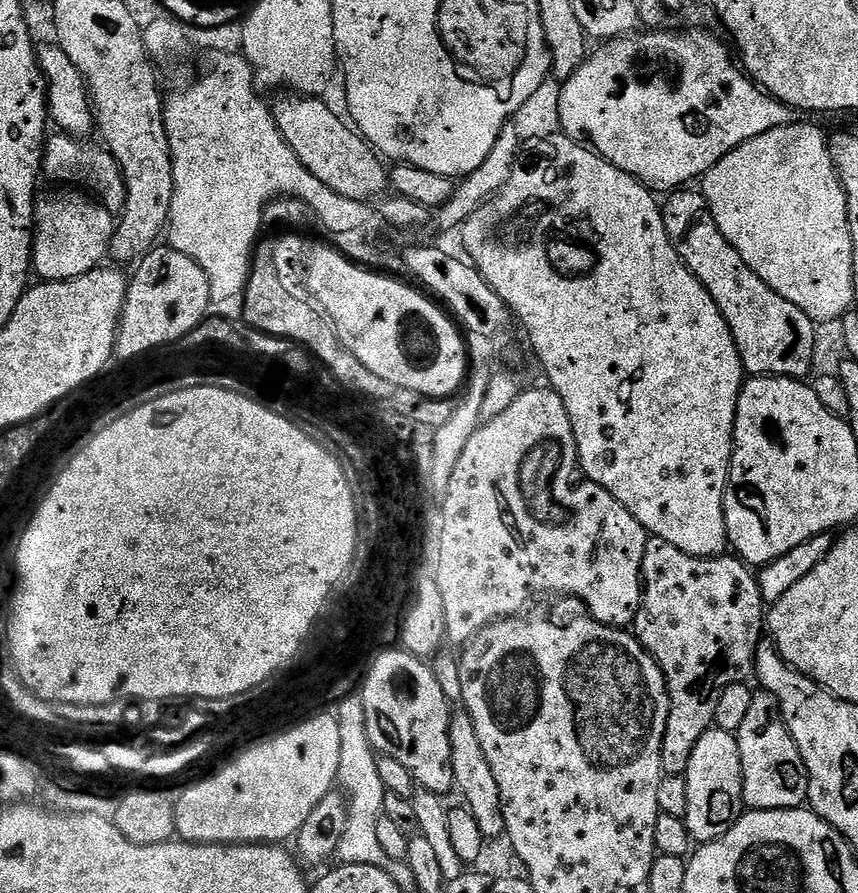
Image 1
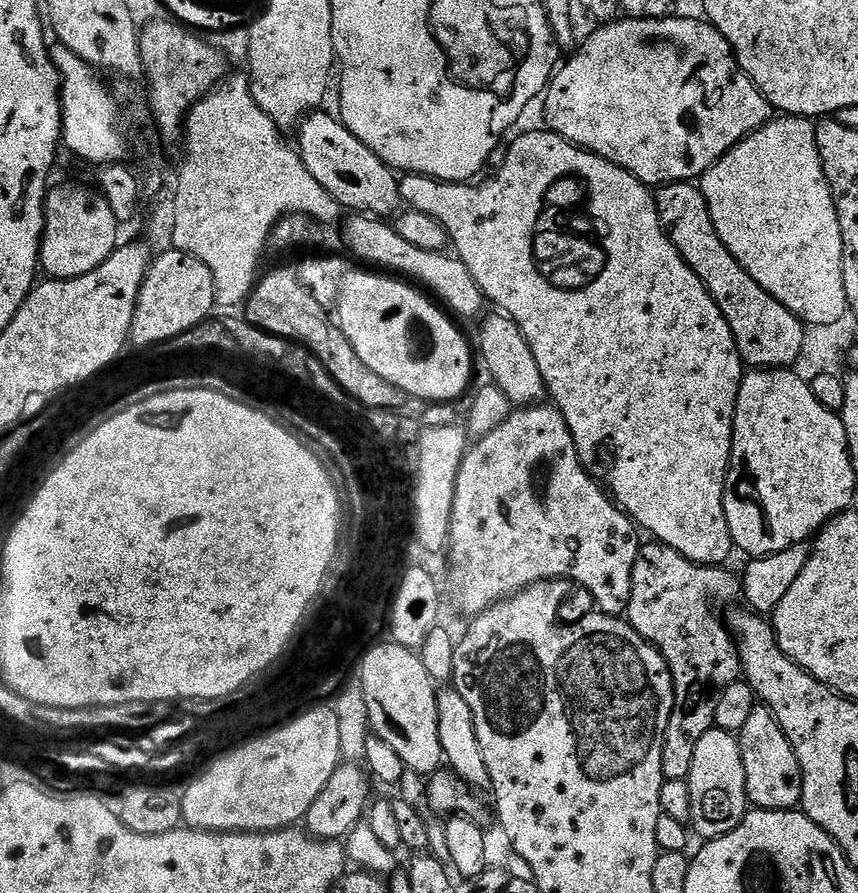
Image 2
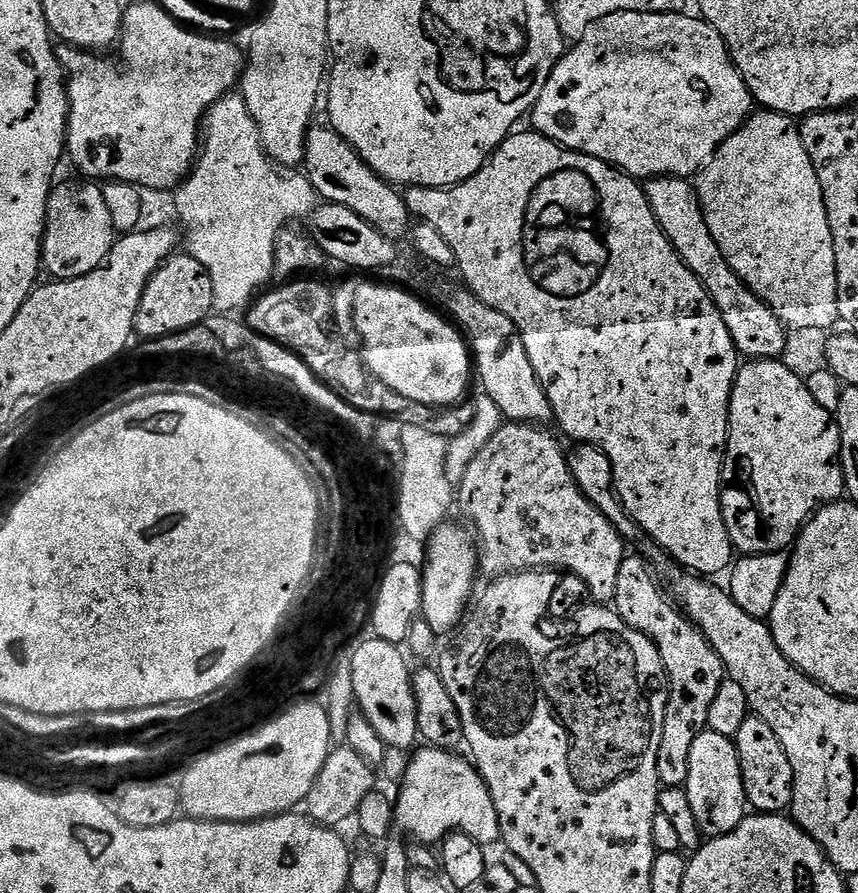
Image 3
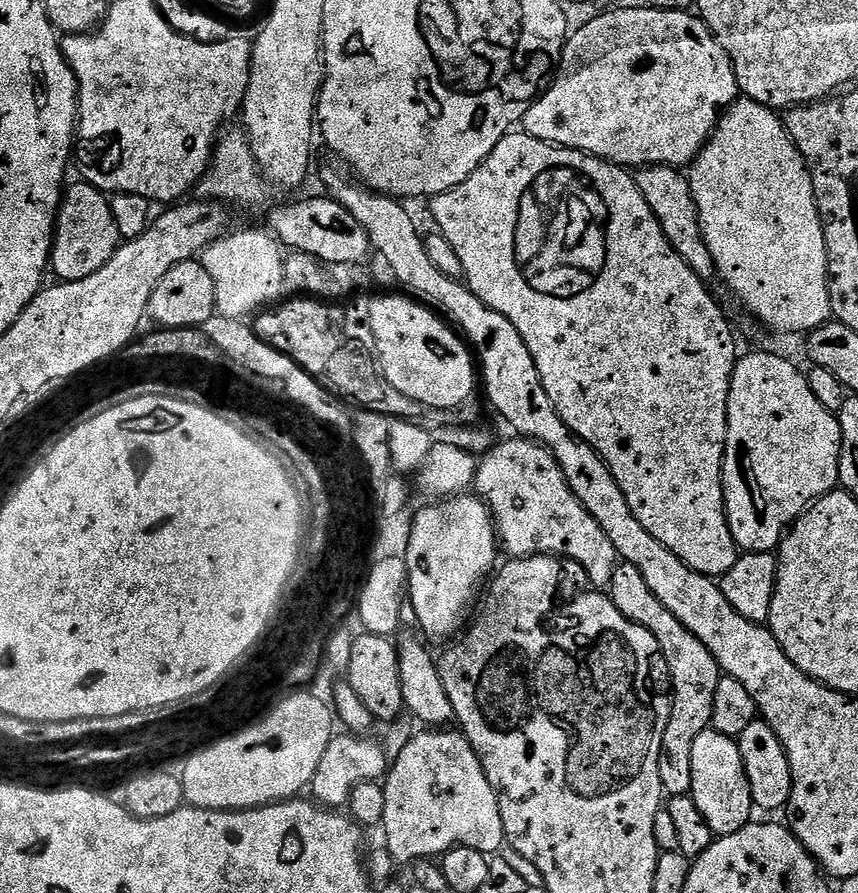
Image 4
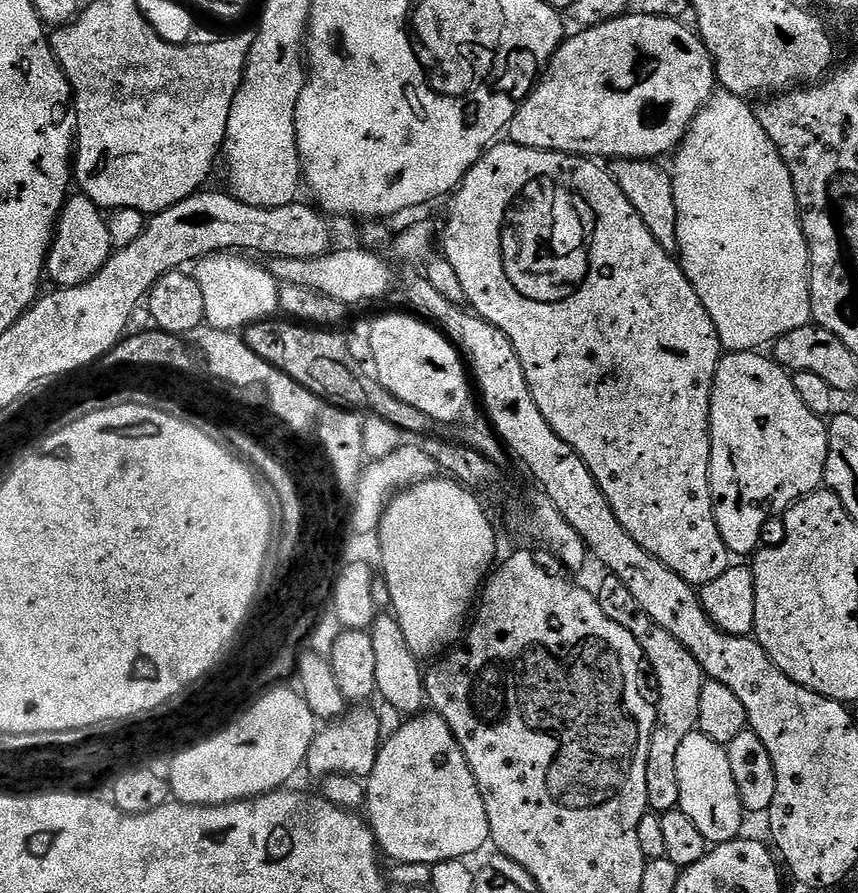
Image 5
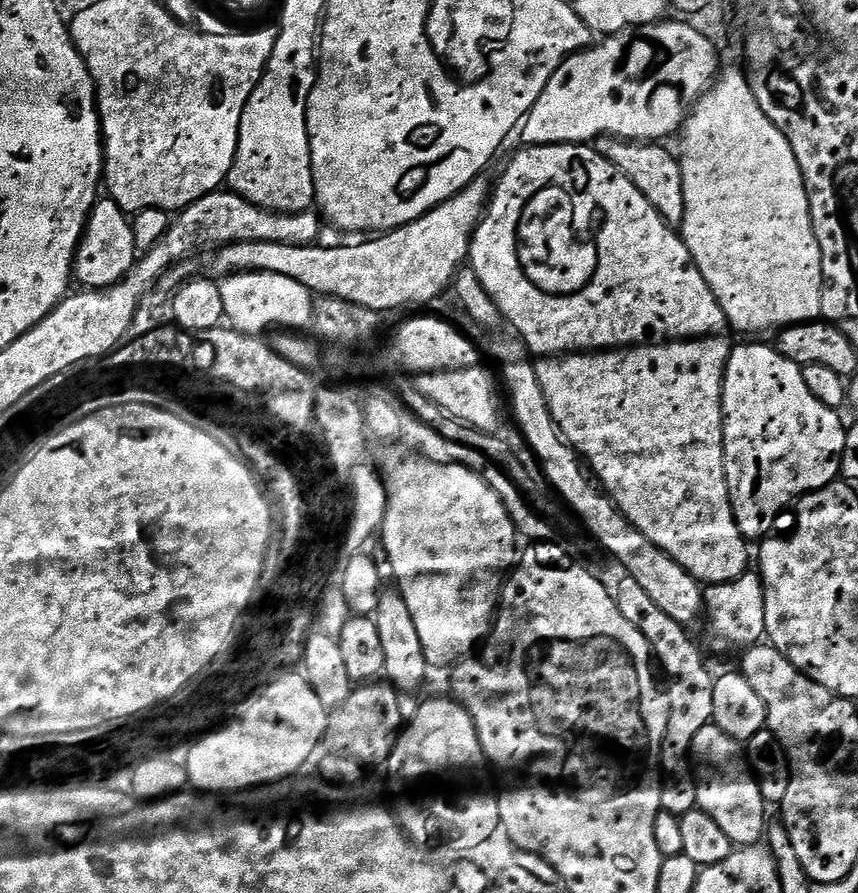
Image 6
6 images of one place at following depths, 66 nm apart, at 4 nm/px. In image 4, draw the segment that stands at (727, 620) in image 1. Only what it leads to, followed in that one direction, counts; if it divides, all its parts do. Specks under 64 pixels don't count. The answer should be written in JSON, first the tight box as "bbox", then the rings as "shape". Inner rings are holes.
{"bbox":[610,562,722,797],"shape":[[[627,562],[617,563],[612,575],[610,595],[614,606],[618,606],[620,613],[630,623],[642,626],[646,630],[650,630],[650,634],[654,634],[660,647],[659,655],[662,660],[664,656],[665,662],[668,663],[668,672],[672,675],[672,692],[670,691],[672,713],[668,719],[666,730],[662,734],[662,750],[658,758],[658,778],[662,778],[665,797],[689,795],[692,791],[694,741],[698,738],[698,734],[709,731],[712,722],[712,707],[714,706],[714,690],[718,690],[718,682],[722,675],[720,667],[714,654],[710,654],[710,650],[706,650],[706,646],[702,646],[702,642],[698,642],[698,638],[694,638],[694,634],[690,634],[690,630],[686,630],[686,626],[666,606],[662,606],[662,602],[658,602],[658,598],[654,598],[654,594],[650,594],[650,586],[646,586],[646,578],[642,578],[638,567]]]}

